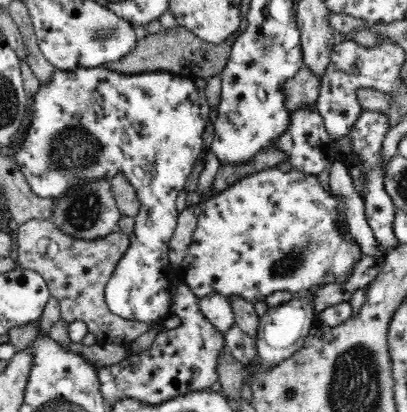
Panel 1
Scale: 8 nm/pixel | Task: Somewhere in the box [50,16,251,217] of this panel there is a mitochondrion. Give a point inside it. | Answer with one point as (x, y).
(103, 33)

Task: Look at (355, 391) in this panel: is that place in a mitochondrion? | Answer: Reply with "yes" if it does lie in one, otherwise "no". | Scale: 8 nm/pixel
yes

